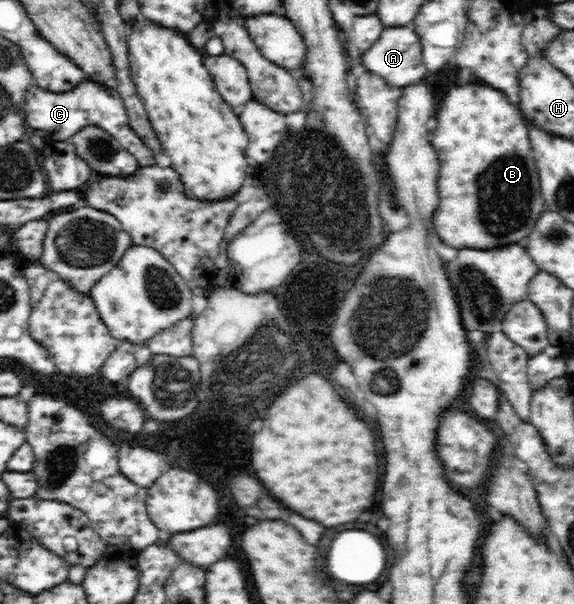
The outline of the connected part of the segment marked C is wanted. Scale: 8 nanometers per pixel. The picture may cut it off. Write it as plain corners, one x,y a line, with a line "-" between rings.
93,80
81,82
79,86
75,86
75,89
67,93
47,92
37,85
31,87
23,106
24,119
32,130
39,129
47,132
51,143
59,144
67,141
81,127
85,127
86,124
95,124
115,137
135,158
140,167
157,165
153,149
149,148
149,145
145,144
145,141
130,127
125,105
115,88
107,88
103,86
103,83

